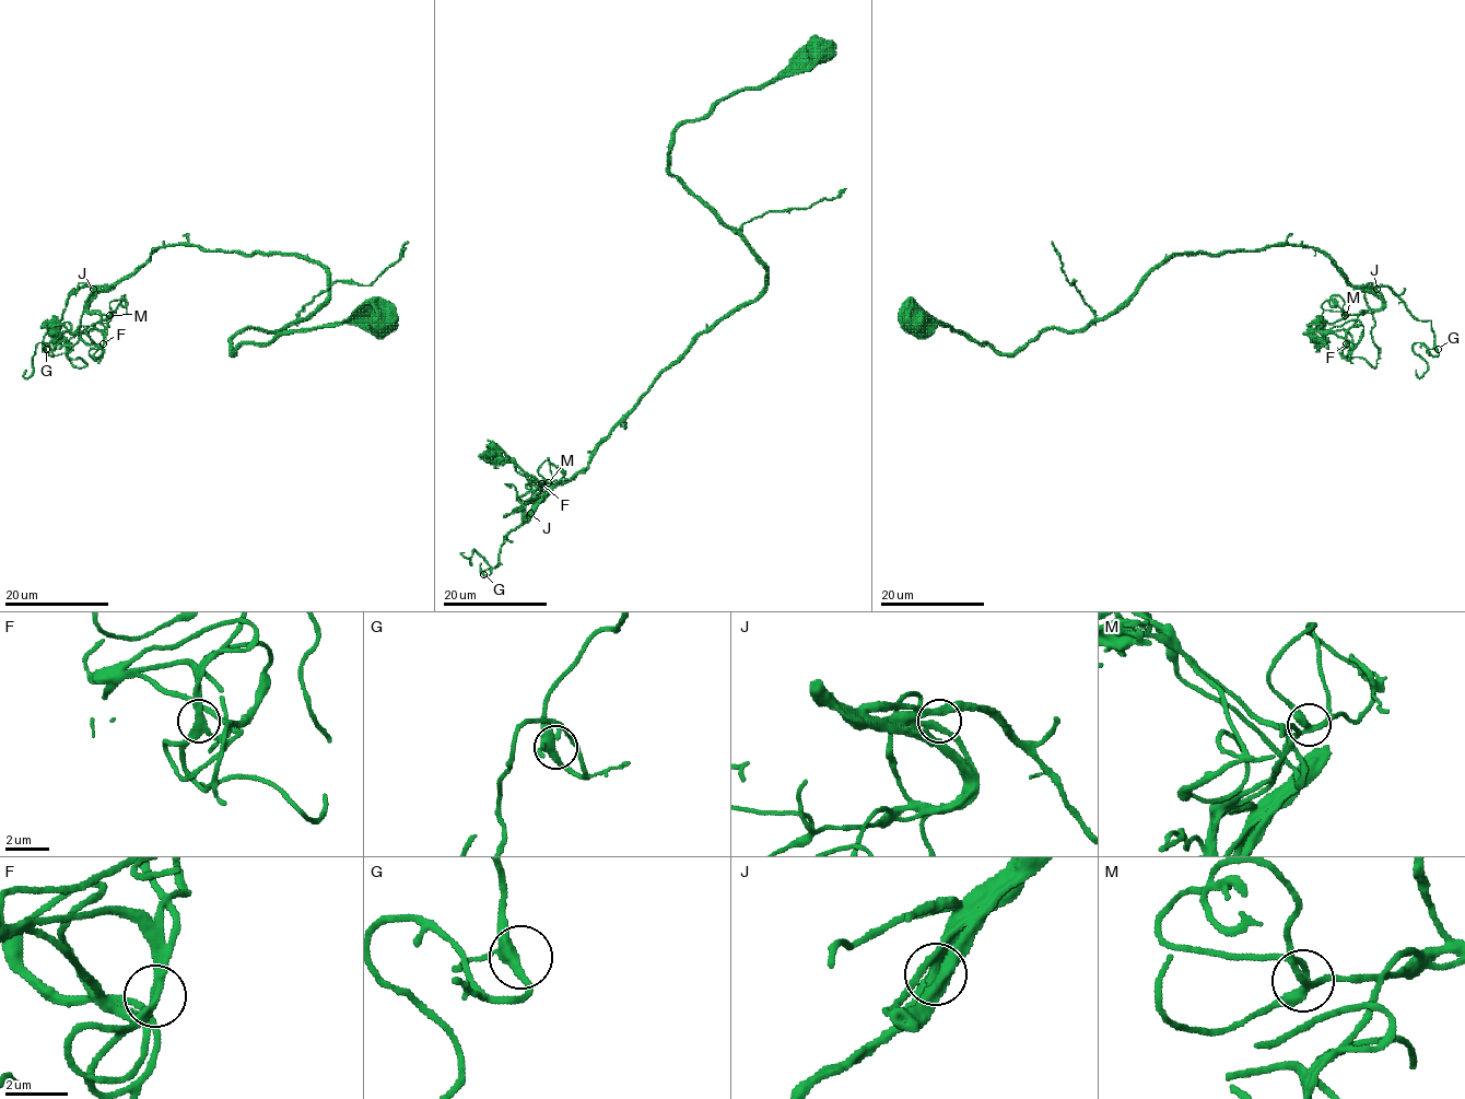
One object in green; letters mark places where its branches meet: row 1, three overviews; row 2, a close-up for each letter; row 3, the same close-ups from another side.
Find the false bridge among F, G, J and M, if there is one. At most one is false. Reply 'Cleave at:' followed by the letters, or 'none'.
Cleave at: none

